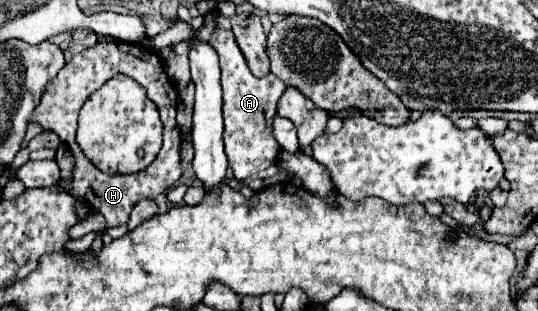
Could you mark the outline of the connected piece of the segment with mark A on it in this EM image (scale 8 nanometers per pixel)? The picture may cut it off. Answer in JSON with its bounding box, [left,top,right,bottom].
[209,27,285,181]

